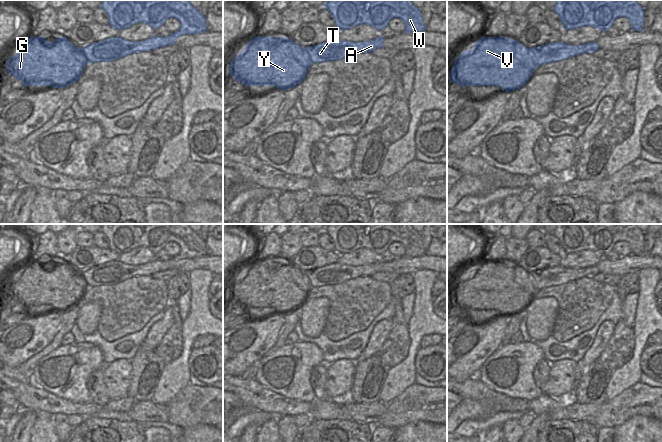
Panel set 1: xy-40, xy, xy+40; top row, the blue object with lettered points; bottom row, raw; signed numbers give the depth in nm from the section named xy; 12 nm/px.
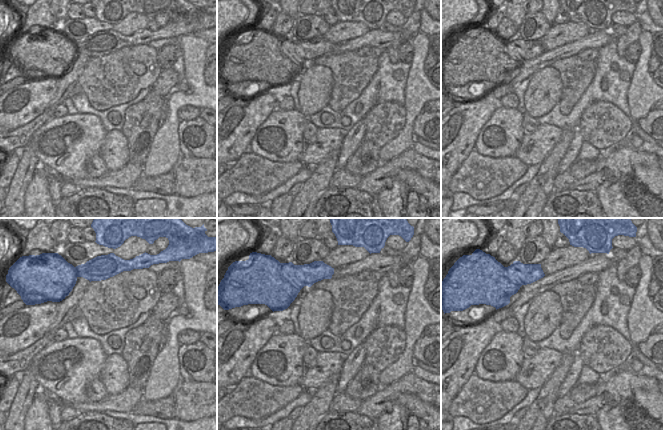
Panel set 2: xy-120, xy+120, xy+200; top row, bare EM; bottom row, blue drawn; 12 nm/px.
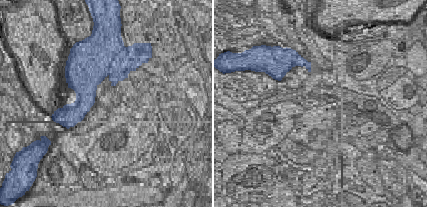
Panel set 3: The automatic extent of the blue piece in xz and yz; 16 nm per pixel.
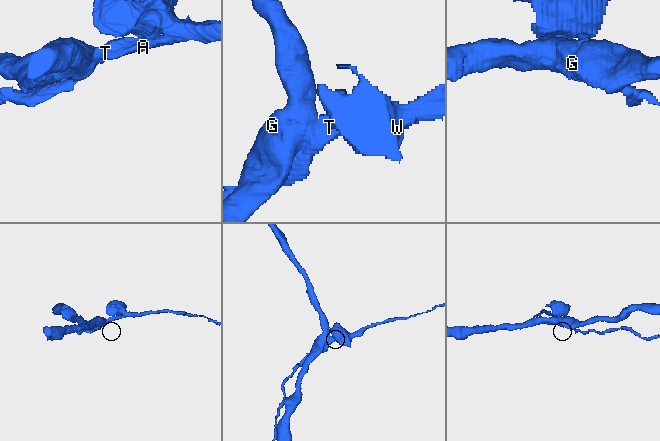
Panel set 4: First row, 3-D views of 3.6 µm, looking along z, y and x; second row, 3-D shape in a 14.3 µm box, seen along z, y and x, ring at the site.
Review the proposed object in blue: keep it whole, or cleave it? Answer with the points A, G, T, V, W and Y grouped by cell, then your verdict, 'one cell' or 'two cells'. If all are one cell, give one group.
groups A T W / G V Y; two cells

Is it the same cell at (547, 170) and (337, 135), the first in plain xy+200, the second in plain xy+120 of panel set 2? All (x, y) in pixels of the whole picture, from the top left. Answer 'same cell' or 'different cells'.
different cells

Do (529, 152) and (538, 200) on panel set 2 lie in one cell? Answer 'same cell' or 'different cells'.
different cells

